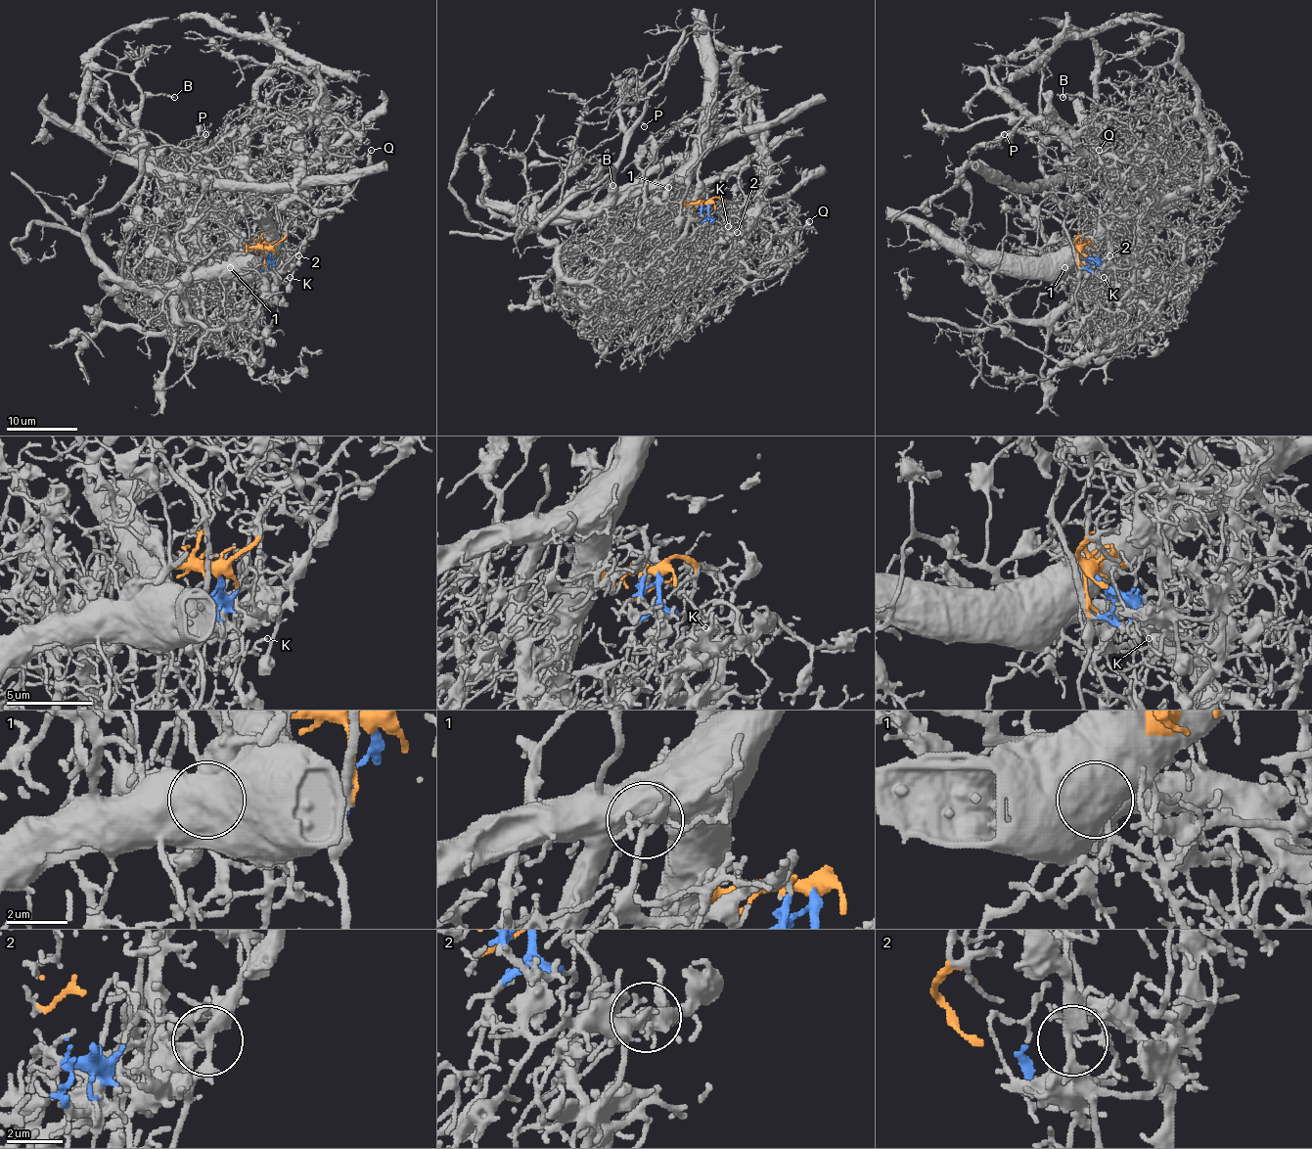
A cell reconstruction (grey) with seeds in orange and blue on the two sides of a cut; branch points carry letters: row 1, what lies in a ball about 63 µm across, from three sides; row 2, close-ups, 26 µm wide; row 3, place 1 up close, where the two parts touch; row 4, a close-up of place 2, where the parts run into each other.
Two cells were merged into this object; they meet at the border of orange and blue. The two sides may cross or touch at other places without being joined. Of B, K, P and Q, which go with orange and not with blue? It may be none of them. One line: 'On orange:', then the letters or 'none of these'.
On orange: B, P

